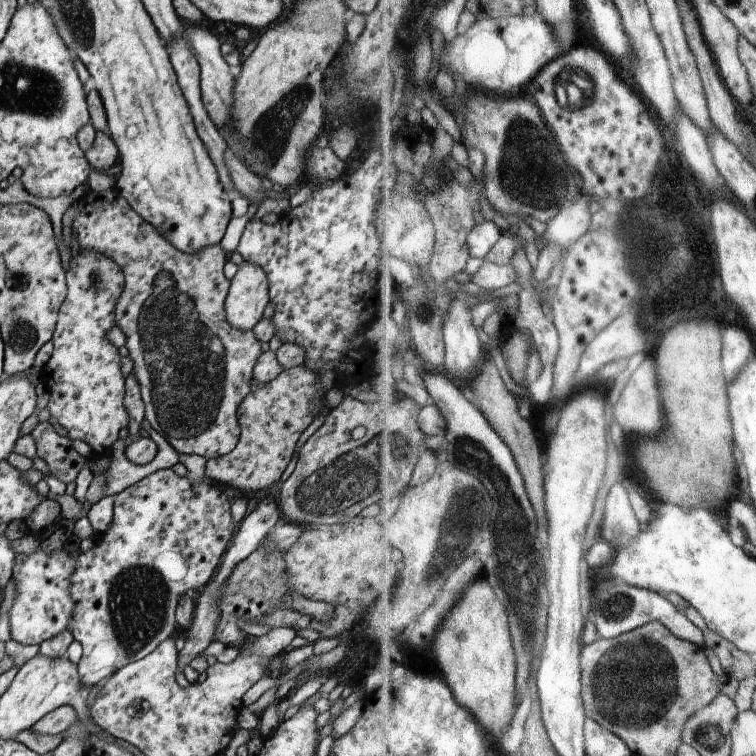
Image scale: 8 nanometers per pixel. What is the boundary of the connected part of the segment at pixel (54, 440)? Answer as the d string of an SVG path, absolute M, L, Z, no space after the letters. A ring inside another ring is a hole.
M48 422L38 423L31 435L36 444L36 455L46 462L50 474L66 485L74 482L87 459L78 454L72 441L58 435Z

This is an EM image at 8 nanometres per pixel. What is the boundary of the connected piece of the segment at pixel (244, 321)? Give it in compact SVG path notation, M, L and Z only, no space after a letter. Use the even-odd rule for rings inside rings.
M244 263L231 280L225 315L237 329L250 330L262 318L269 300L269 280L262 267Z

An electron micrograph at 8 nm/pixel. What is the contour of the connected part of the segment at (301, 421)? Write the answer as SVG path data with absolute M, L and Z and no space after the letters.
M301 365L292 367L282 371L274 380L271 380L267 385L248 393L245 399L238 407L238 422L240 425L240 436L236 448L225 454L213 459L207 459L205 466L205 478L211 482L224 485L226 488L234 486L242 491L242 494L250 496L254 490L266 490L268 486L272 486L276 480L280 480L282 472L292 454L294 448L298 444L298 438L302 436L302 432L314 422L319 411L323 408L325 402L321 399L326 390L322 387L319 376L314 371L310 371L308 367Z

